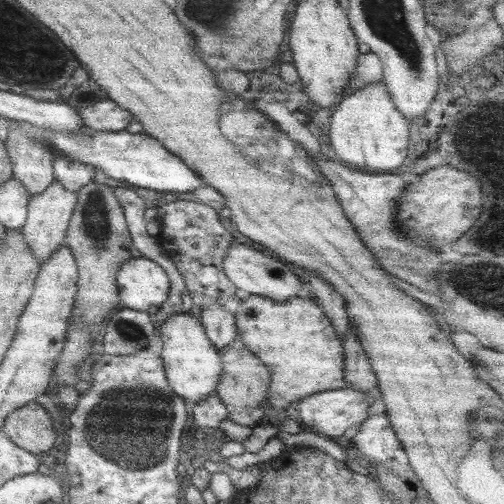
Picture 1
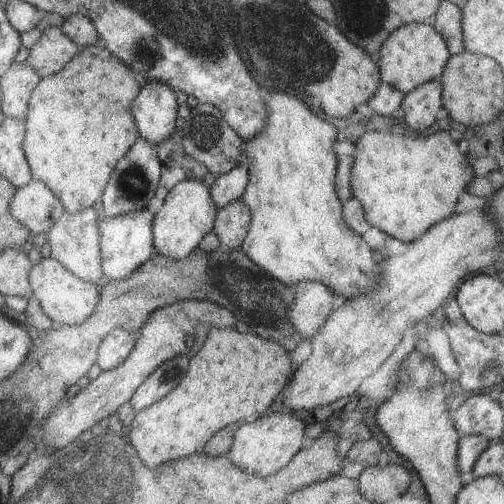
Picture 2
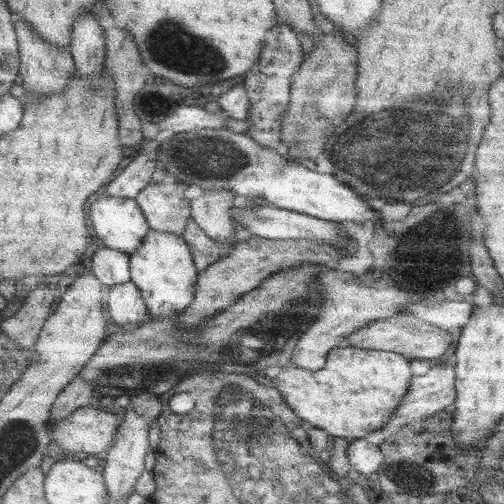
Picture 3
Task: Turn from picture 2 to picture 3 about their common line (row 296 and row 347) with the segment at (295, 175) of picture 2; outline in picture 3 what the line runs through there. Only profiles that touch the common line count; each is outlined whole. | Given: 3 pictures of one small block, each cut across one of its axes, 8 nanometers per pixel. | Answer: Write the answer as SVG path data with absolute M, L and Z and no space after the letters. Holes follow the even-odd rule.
M345 346L331 350L323 368L313 374L299 370L289 360L271 382L299 420L327 432L331 440L345 438L351 442L389 424L393 412L409 390L411 378L413 372L409 370L409 358L403 358L401 354Z

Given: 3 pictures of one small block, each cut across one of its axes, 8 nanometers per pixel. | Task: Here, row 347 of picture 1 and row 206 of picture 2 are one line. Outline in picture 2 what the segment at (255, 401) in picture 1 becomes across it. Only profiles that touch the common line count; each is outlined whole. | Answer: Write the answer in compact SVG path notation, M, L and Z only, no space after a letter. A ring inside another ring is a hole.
M233 200L233 204L217 210L217 218L213 222L213 234L219 238L219 244L235 252L241 248L247 230L249 230L251 212L241 200Z

